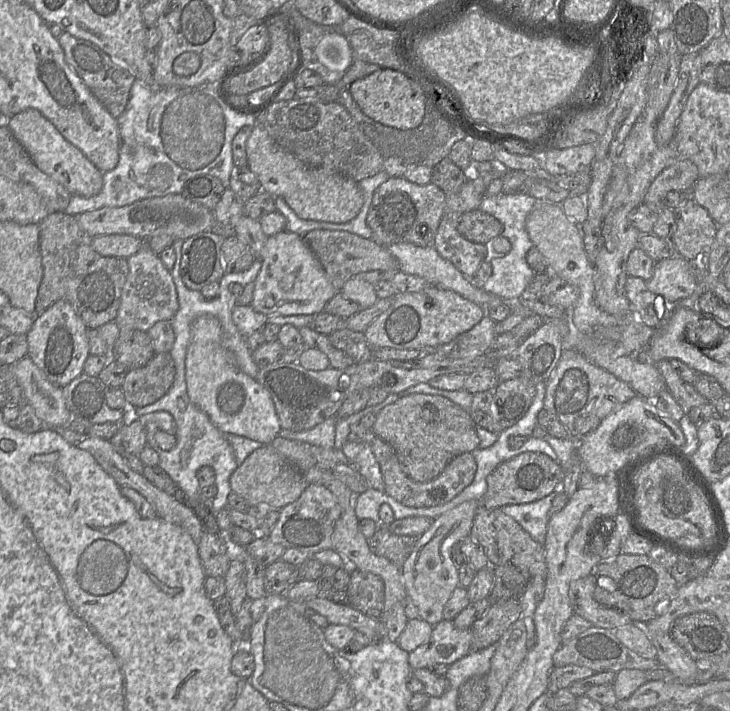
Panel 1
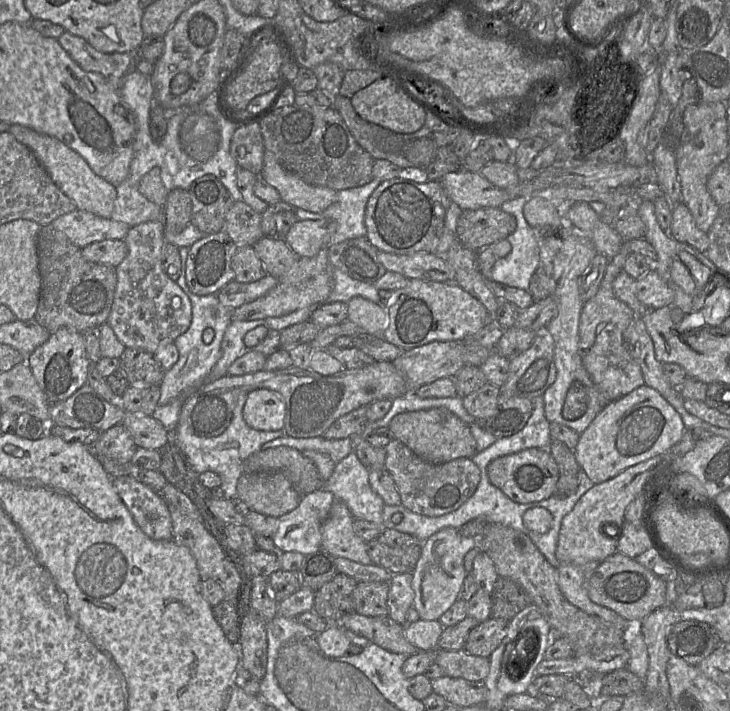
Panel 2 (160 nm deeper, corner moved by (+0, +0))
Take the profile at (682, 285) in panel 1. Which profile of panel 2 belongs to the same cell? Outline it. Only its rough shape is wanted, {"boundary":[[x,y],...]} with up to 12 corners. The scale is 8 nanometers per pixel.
{"boundary":[[655,269],[635,281],[638,300],[659,309],[674,291]]}

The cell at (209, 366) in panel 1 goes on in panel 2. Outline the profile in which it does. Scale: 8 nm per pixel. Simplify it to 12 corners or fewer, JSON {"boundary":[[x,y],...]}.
{"boundary":[[265,388],[246,395],[243,418],[256,430],[284,427],[283,398]]}

